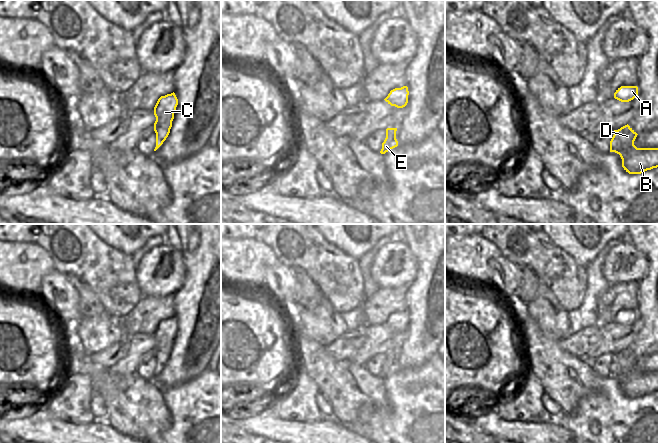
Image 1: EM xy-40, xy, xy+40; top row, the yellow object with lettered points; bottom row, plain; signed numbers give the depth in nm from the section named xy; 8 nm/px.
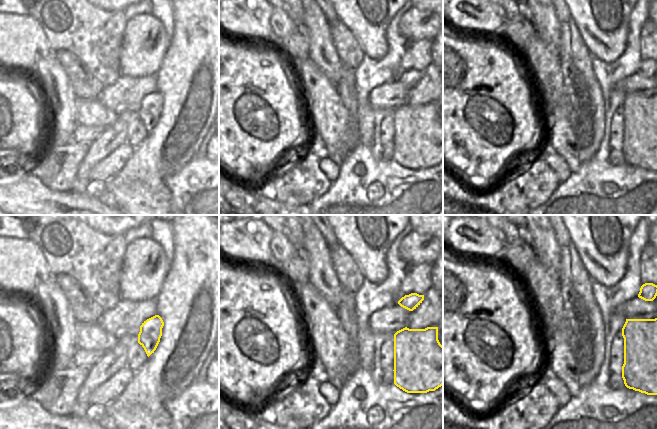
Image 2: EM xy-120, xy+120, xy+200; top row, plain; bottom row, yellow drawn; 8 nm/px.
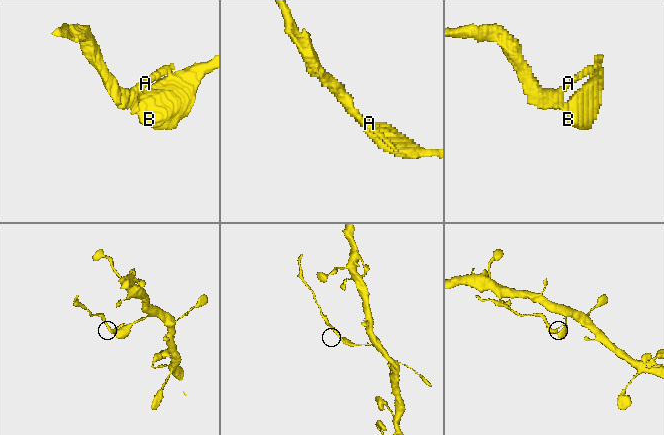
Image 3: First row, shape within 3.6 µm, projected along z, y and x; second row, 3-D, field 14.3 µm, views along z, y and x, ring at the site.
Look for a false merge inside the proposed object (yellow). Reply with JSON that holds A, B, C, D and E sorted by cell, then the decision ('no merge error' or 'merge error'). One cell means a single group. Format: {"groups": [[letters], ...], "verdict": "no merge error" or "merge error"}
{"groups": [["A", "C"], ["B", "D", "E"]], "verdict": "merge error"}

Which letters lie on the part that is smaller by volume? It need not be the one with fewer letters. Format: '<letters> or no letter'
A, C.

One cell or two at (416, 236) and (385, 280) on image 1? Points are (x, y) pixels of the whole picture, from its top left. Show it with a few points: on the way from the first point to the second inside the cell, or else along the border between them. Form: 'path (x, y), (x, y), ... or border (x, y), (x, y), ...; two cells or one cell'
border (406, 243), (415, 259), (417, 269); two cells

